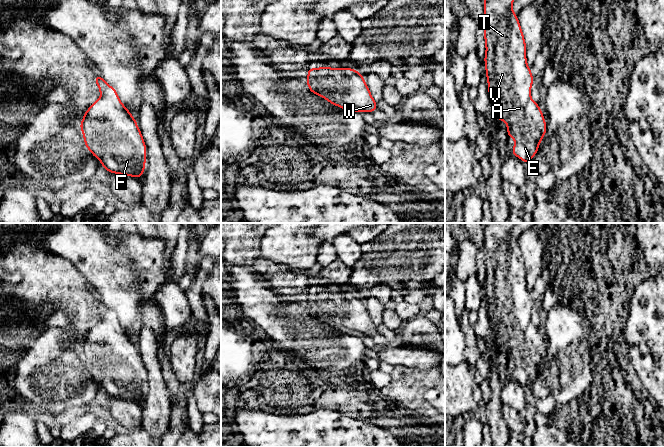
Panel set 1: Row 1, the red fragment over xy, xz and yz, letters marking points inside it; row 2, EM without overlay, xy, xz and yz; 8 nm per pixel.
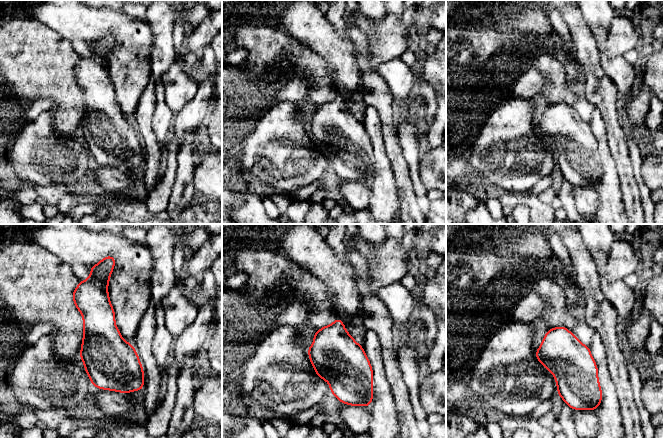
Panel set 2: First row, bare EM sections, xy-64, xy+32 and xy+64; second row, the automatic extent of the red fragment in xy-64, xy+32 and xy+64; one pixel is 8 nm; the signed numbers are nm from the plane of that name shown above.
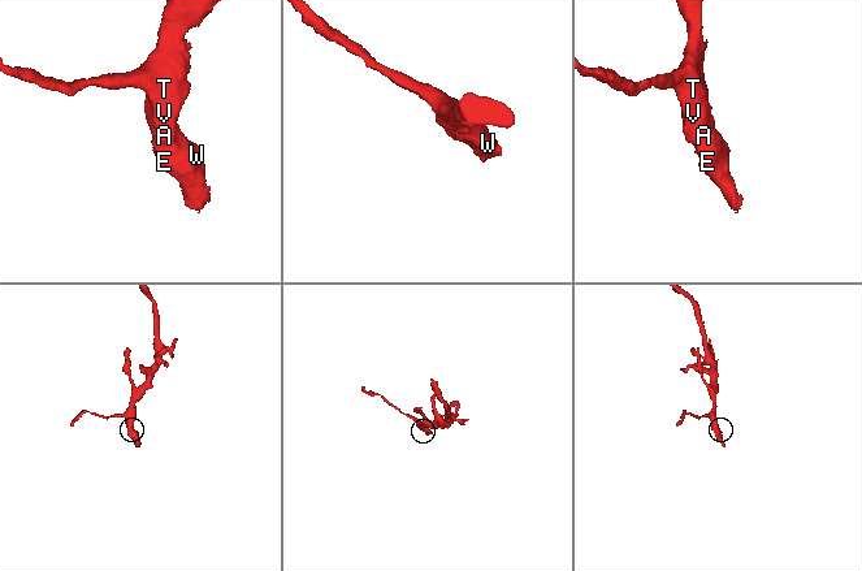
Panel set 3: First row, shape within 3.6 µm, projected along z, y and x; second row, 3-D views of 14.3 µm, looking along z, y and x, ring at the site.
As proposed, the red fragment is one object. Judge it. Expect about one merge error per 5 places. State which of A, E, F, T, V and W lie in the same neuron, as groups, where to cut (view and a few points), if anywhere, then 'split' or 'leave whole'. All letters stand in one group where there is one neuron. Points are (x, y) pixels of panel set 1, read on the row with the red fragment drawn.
A E F T V W | no cut | leave whole

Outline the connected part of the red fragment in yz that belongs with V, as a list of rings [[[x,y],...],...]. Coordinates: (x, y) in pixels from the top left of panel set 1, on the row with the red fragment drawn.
[[[484,0],[484,39],[486,53],[484,55],[488,93],[494,109],[494,117],[507,123],[507,136],[515,139],[511,154],[517,156],[526,165],[537,154],[541,140],[546,134],[547,123],[538,105],[531,99],[531,87],[534,77],[527,65],[526,42],[517,14],[513,12],[514,0]]]

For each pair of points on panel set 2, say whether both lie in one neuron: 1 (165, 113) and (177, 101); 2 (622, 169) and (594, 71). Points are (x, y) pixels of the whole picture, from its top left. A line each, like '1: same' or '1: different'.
1: different
2: same

